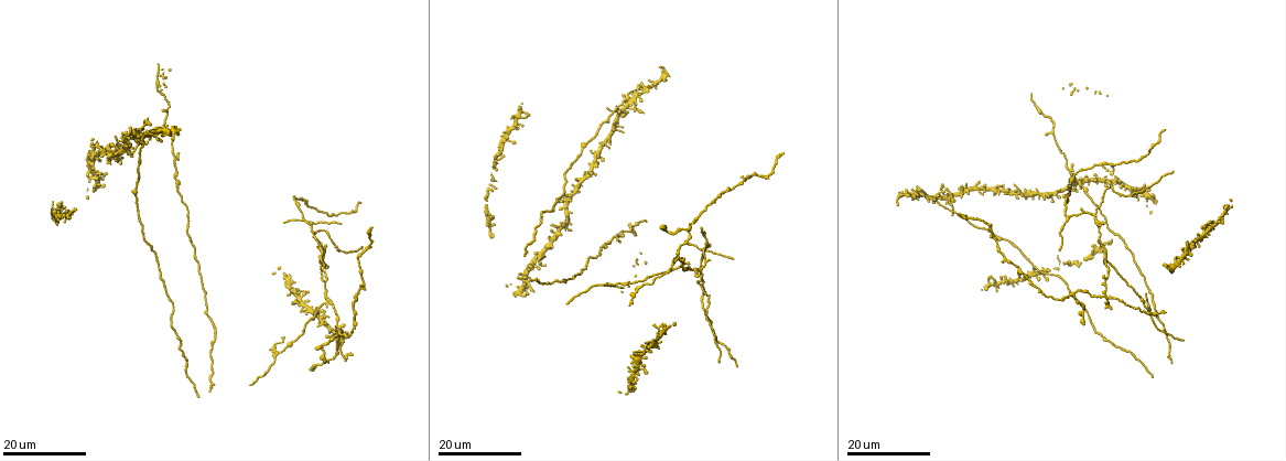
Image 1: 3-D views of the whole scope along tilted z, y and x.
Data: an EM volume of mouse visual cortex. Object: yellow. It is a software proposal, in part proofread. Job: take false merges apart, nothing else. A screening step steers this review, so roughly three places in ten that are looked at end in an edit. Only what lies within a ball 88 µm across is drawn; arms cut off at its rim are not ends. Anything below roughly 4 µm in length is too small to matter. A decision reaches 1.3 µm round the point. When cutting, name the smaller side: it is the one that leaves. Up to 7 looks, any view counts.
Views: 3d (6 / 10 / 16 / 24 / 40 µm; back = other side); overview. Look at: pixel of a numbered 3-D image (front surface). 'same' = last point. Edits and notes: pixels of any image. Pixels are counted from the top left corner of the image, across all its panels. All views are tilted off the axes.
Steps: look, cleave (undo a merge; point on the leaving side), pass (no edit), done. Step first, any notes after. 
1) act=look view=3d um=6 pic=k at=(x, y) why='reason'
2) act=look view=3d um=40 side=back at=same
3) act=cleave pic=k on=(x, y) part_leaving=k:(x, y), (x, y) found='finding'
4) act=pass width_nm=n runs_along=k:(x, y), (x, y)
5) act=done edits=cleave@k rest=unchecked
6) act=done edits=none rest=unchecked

act=look view=3d um=16 pic=1 at=(1039, 110) why='branch point'

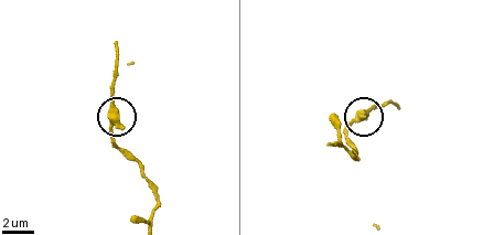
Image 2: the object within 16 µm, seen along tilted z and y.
act=look view=3d um=6 pic=2 at=(116, 111) why='closer look'

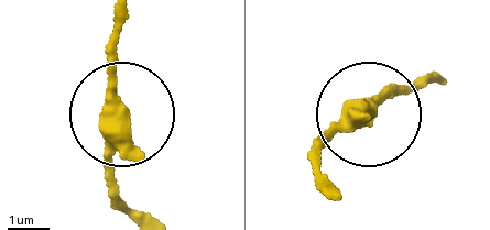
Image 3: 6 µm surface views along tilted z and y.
act=pass arms=3 runs_along=3:(137, 212), (111, 172), (123, 105), (112, 11) found='one cell here'

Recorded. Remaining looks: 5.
act=look view=3d um=24 pic=1 at=(633, 233) why='a narrow waist'

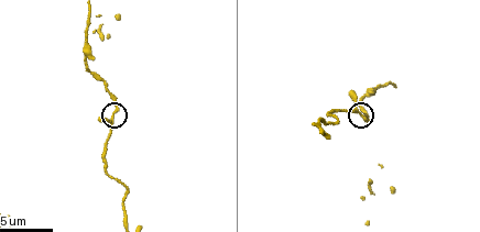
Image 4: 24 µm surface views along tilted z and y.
act=look view=3d um=6 pic=4 at=(362, 115) why='closer look'

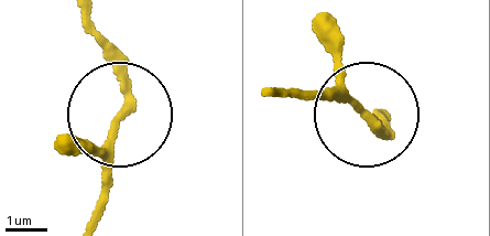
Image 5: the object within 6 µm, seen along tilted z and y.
act=pass arms=3 found='one cell here'

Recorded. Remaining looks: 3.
act=look view=3d um=10 pic=4 at=(320, 124) why='a narrow waist'

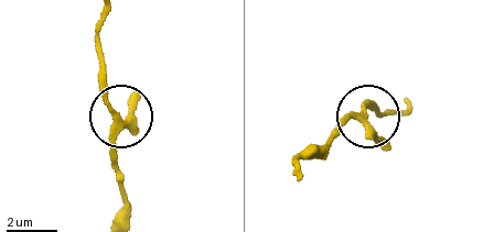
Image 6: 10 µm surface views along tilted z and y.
act=pass runs_along=6:(293, 168), (325, 150), (345, 119), (368, 107), (379, 111) found='all the same cell'

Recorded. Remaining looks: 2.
act=look view=3d um=24 pic=1 at=(277, 351) why='three-way junction'

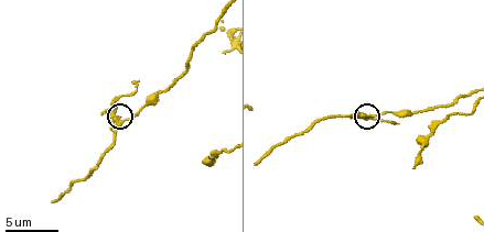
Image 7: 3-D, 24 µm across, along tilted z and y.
act=look view=3d um=10 pic=7 at=(119, 123)

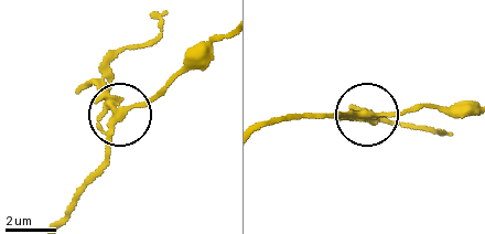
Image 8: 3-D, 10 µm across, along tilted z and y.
act=cleave pic=8 on=(96, 80) width_nm=240 part_leaving=8:(117, 106), (107, 73), (121, 52), (158, 32), (153, 13) found='two cells meet here'

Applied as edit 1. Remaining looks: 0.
act=done edits=cleave@8 rest=unchecked

